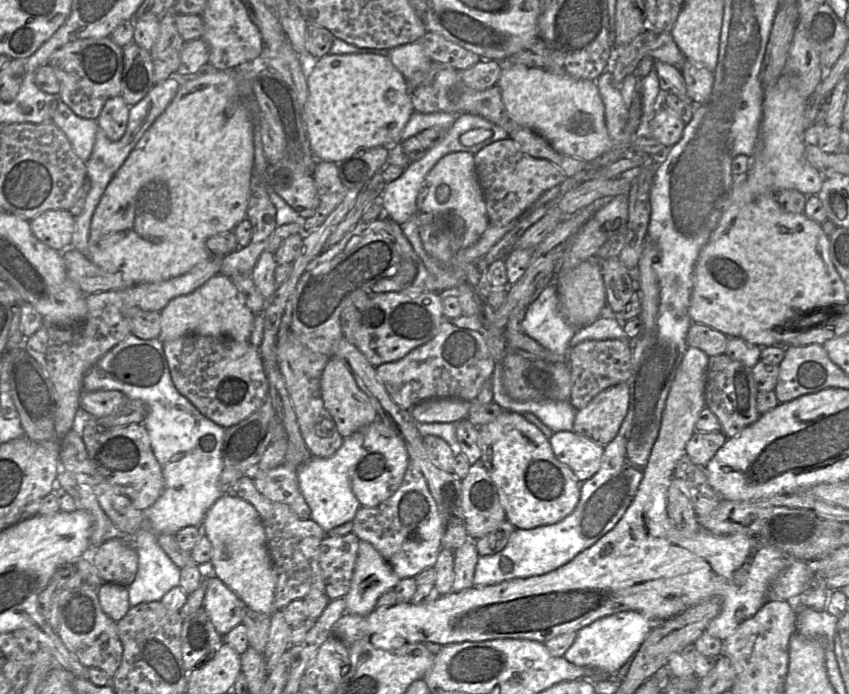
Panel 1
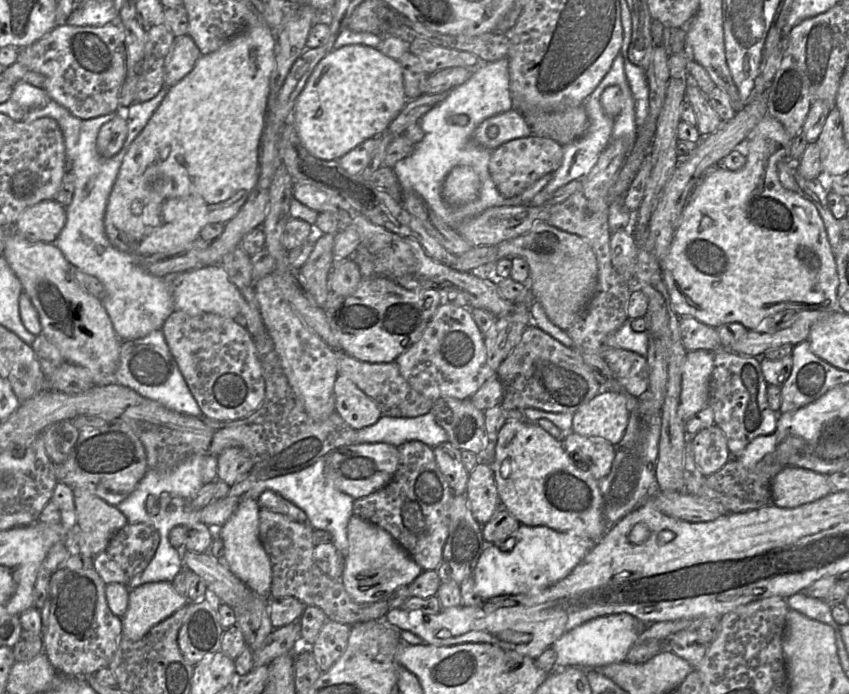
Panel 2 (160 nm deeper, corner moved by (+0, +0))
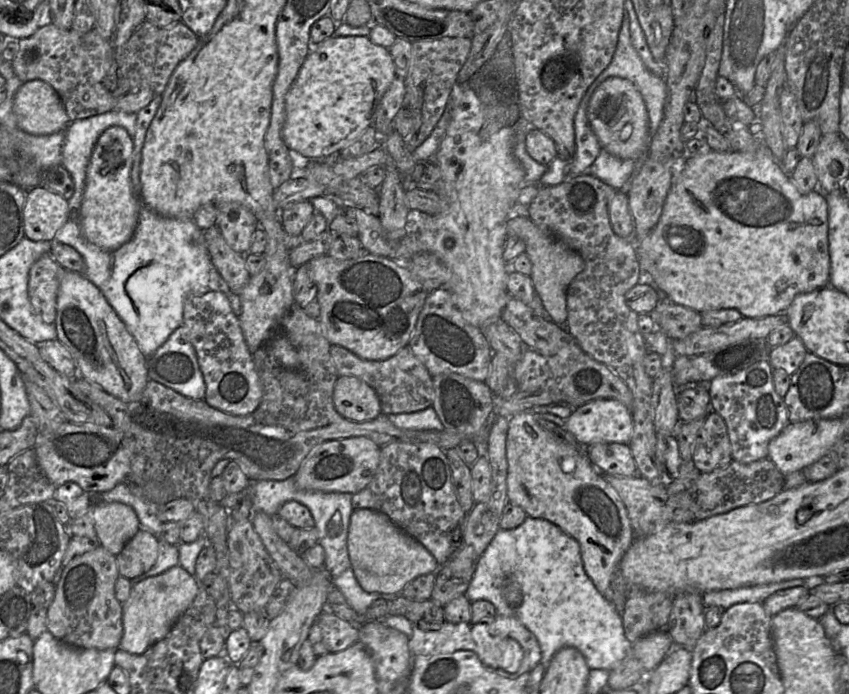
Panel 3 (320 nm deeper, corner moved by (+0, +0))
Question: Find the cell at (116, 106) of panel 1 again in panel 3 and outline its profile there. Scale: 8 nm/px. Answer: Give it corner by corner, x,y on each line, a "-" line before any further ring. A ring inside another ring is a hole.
120,126
107,128
98,138
86,171
78,221
84,238
101,249
113,251
128,242
138,225
142,207
131,182
133,141

